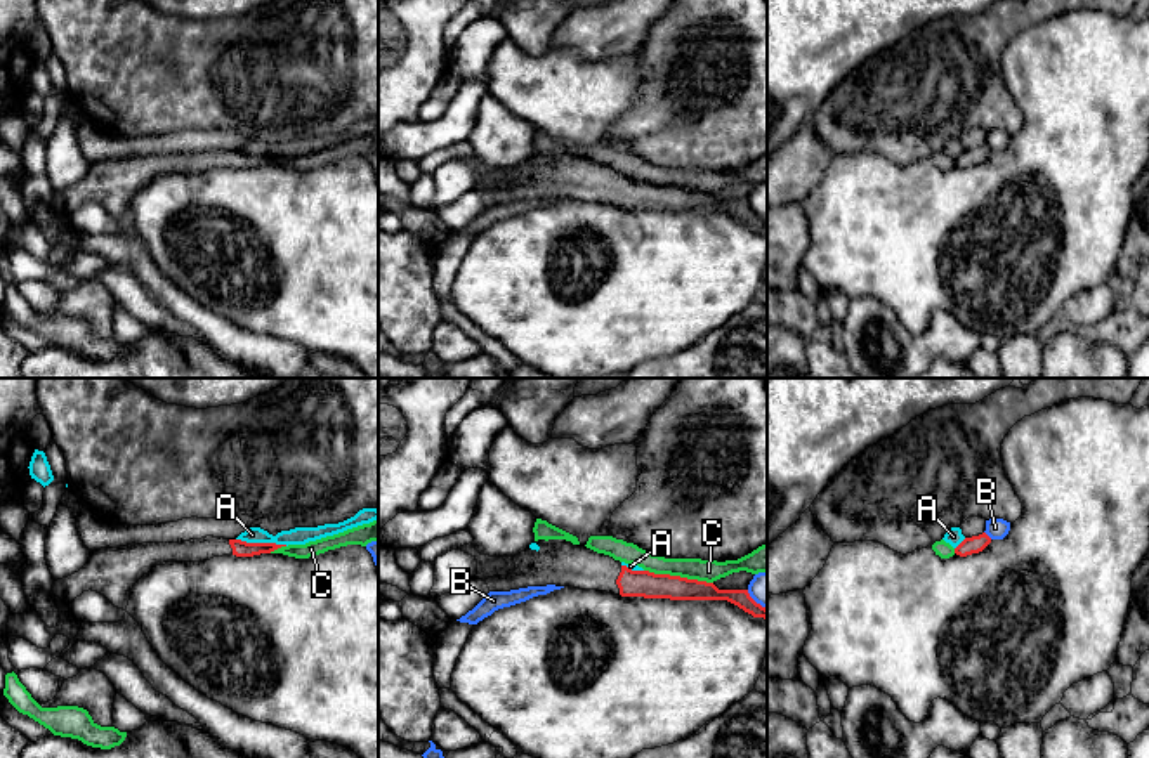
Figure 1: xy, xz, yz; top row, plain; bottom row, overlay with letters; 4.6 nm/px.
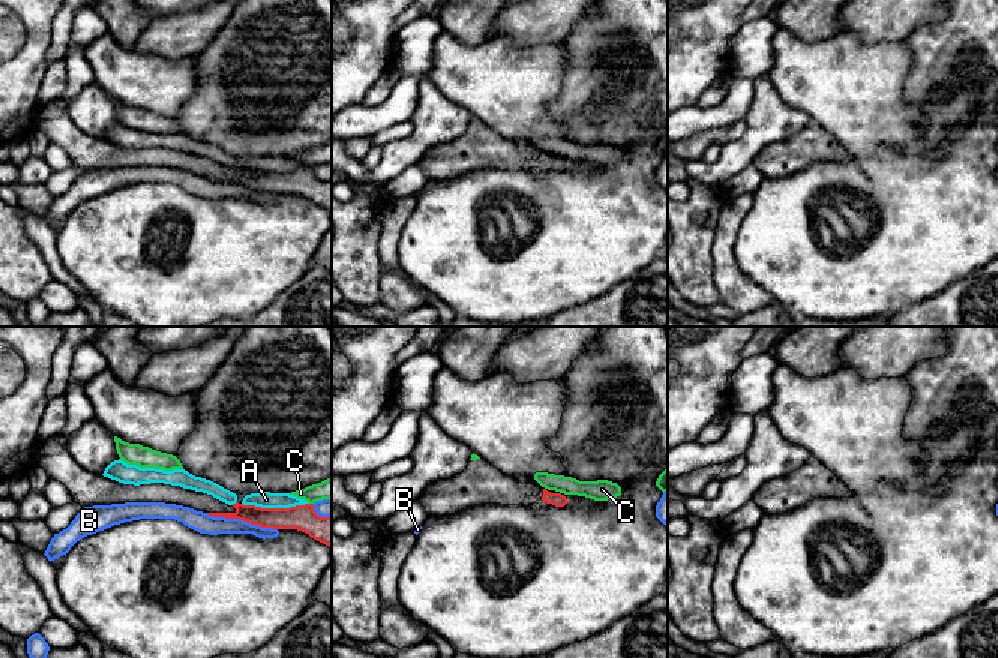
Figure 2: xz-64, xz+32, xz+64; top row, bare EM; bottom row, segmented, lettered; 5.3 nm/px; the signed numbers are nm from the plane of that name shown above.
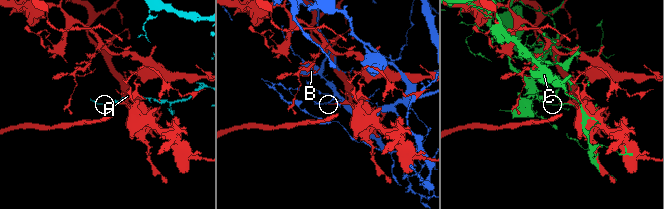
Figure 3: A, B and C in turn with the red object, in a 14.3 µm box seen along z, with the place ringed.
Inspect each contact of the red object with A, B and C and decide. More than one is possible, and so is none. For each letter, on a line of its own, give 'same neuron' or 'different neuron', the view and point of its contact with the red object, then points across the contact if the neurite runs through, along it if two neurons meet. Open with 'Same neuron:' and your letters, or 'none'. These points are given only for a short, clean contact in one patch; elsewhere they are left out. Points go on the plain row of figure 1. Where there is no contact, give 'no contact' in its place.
Same neuron: none
A: different neuron; contact xy (262, 155)
B: different neuron; contact yz (986, 146)
C: different neuron; contact xz (679, 188)

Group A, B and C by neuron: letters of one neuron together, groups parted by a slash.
A / B / C

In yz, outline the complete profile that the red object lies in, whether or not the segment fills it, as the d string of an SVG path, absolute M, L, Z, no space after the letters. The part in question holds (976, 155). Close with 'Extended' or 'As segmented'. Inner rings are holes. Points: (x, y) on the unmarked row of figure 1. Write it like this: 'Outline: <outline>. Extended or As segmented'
Outline: M982 144L979 147L965 149L956 160L955 165L960 168L967 168L972 165L982 163L991 154L991 149Z. As segmented

